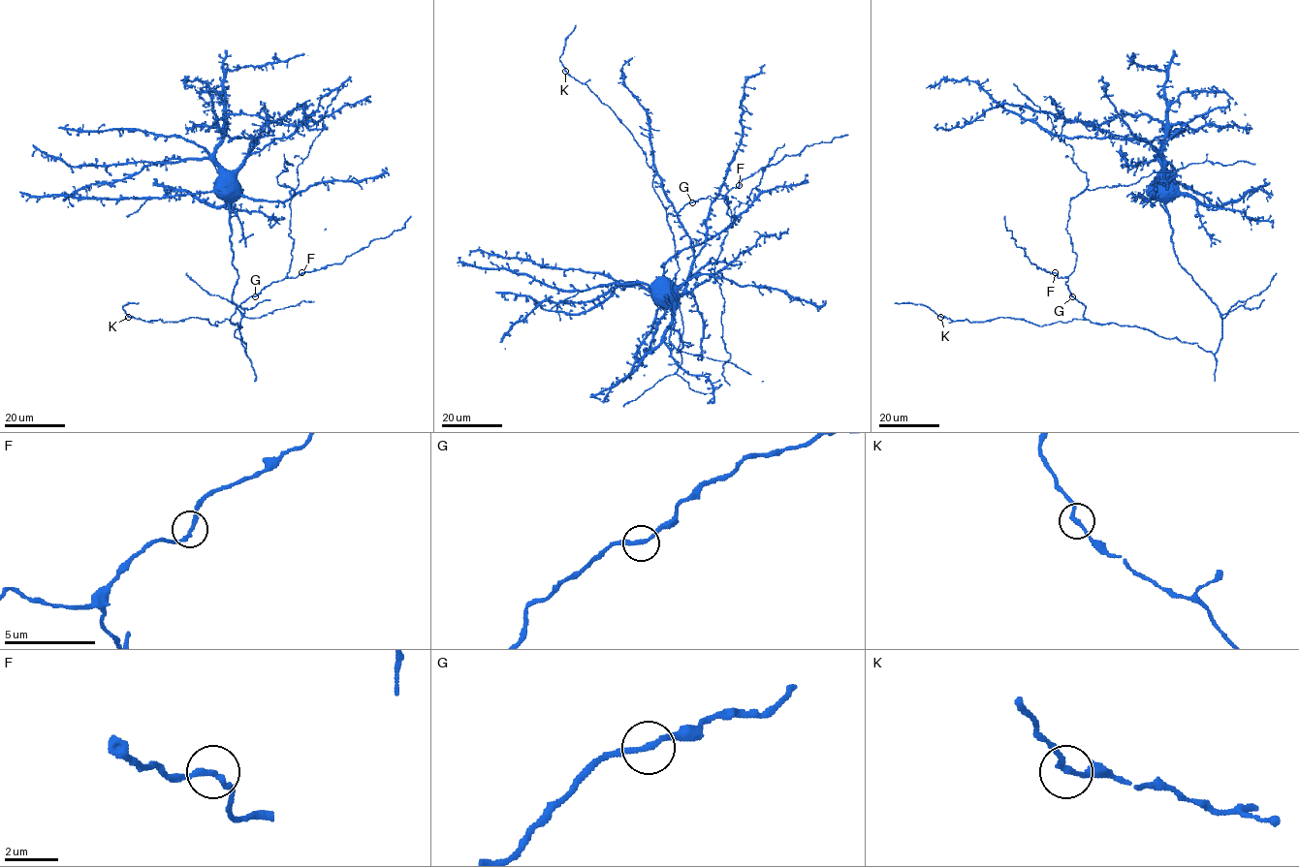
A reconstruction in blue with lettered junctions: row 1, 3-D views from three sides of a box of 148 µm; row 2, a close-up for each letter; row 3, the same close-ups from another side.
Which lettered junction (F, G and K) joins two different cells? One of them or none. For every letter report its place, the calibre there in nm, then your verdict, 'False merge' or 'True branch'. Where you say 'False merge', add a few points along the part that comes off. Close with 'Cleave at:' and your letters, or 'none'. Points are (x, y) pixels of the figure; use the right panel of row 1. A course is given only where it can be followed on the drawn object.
F: Place: (1055, 272). Thickness 220 nm. True branch
G: Place: (1072, 296). Thickness 200 nm. True branch
K: Place: (940, 317). Thickness 200 nm. True branch
Cleave at: none

